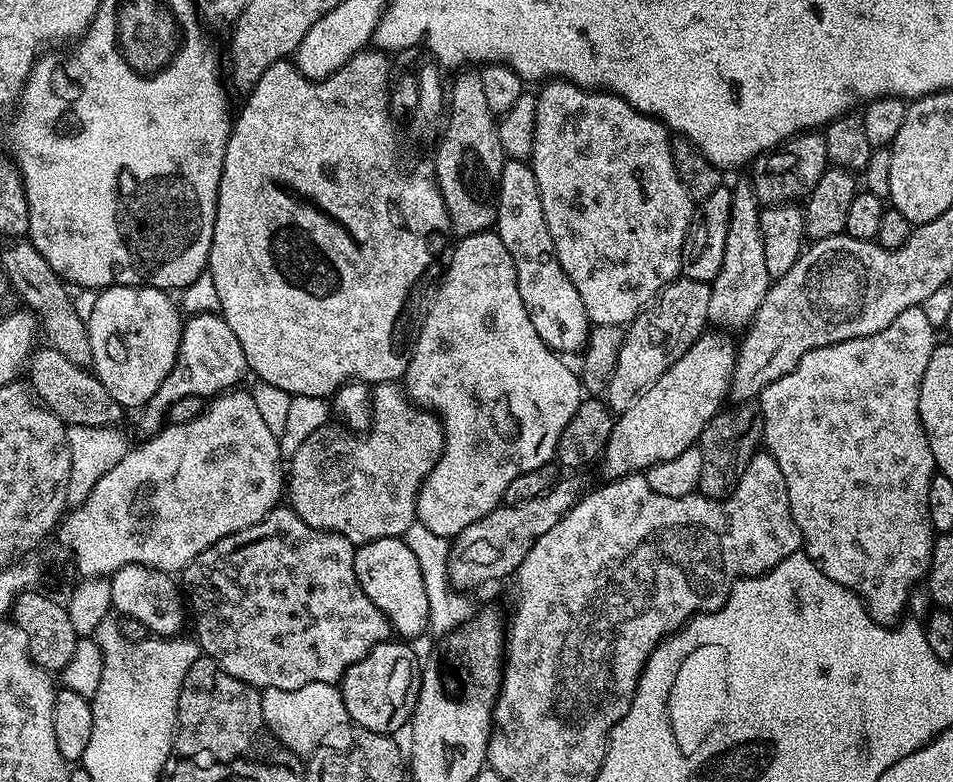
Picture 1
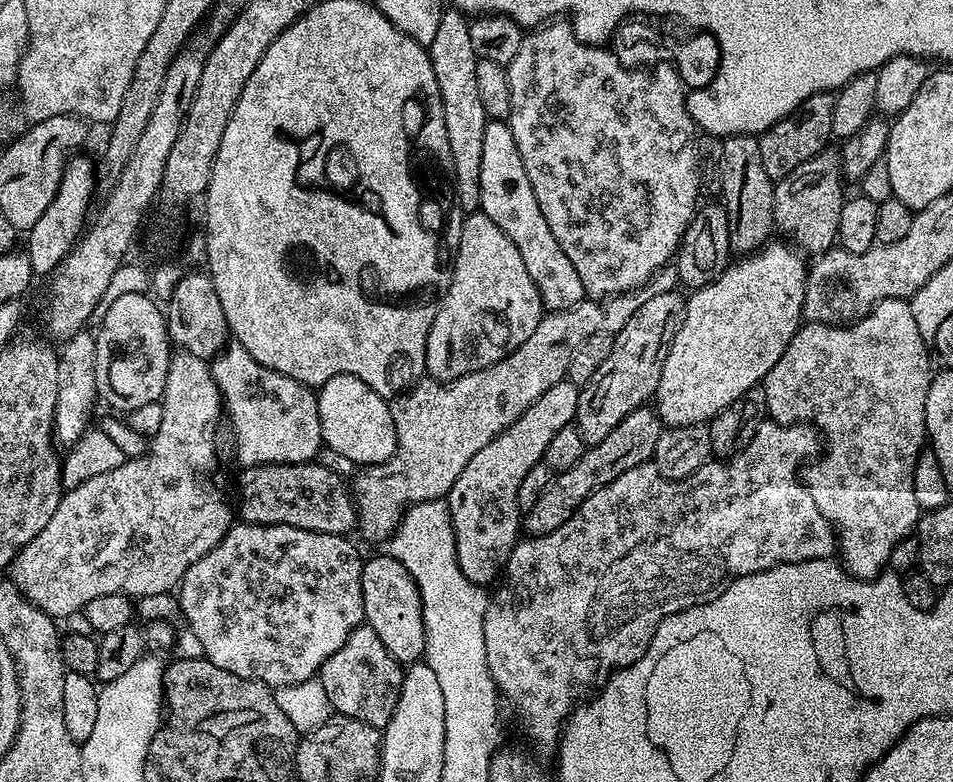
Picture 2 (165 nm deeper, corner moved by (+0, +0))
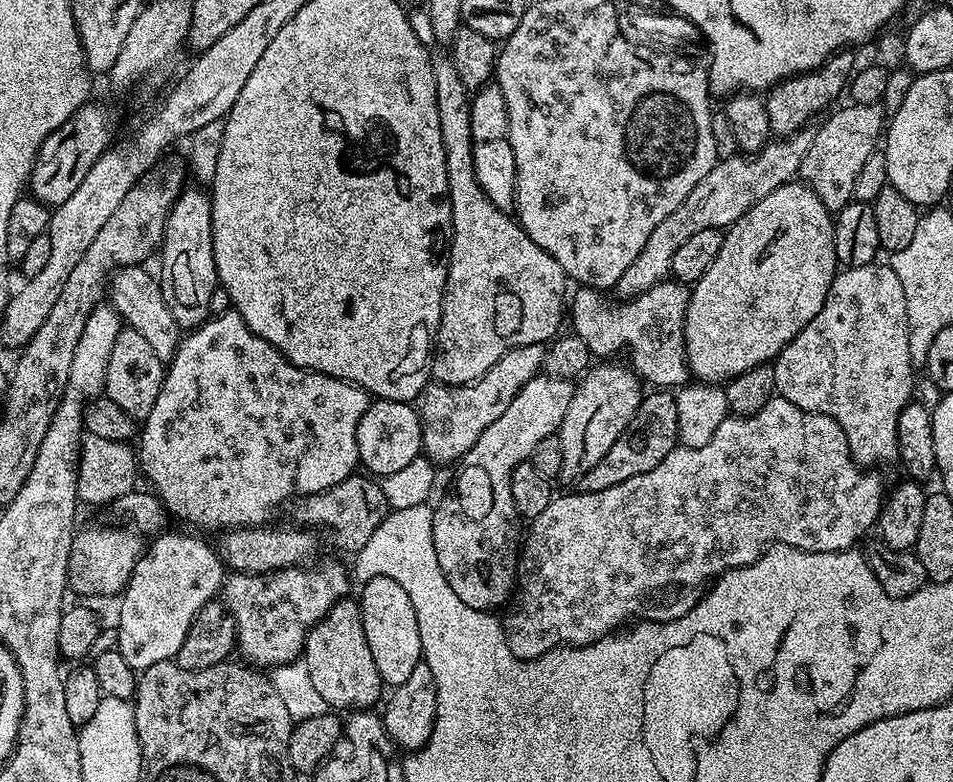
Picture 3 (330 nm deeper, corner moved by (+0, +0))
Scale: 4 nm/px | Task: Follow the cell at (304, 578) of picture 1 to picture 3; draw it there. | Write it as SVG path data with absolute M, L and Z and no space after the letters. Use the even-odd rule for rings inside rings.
M328 560L325 564L315 564L283 568L277 572L263 574L233 571L225 579L222 603L236 623L236 646L239 655L244 655L245 657L241 657L249 665L260 670L271 670L297 659L304 651L304 643L312 627L322 618L326 618L326 614L336 603L349 595L349 569L347 572L336 560Z

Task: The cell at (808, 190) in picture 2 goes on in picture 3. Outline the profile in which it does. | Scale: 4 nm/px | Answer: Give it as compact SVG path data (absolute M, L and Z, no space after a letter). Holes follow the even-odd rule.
M845 104L845 108L837 107L820 130L815 131L810 150L806 150L806 158L802 158L798 173L799 179L806 182L814 194L818 194L822 206L826 206L833 214L853 203L854 181L866 158L877 151L886 132L886 113L880 104Z

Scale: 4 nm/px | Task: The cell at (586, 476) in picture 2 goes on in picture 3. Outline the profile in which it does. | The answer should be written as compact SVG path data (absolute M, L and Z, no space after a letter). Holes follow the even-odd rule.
M652 390L644 397L640 409L634 414L630 426L610 446L610 454L594 466L594 470L586 470L586 474L578 481L579 491L597 492L607 490L610 486L618 486L626 482L626 478L638 478L638 474L646 474L670 454L670 450L677 447L678 441L678 406L675 395L668 390Z

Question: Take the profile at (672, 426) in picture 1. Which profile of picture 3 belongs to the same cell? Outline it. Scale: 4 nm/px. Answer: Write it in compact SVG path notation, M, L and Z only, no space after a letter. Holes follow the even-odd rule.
M804 182L778 186L770 194L766 194L766 198L759 200L749 212L742 214L742 218L738 218L738 222L734 222L728 227L724 232L722 250L718 250L718 258L714 258L714 262L710 262L710 270L706 270L706 274L702 274L700 281L691 285L690 288L686 322L684 323L684 341L686 342L688 370L697 381L720 386L754 366L775 361L781 350L808 325L810 318L814 318L814 314L818 314L818 310L822 310L822 302L826 302L826 294L838 271L834 238L832 237L833 227L833 213L829 212L826 206L822 206L818 194L814 194L814 190Z

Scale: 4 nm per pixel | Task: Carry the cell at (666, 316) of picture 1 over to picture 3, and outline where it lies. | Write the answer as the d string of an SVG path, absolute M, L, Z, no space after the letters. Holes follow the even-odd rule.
M600 362L589 367L573 387L570 406L566 406L566 418L562 418L558 433L562 442L561 481L578 482L584 477L586 470L594 470L594 466L598 466L598 462L602 462L602 458L610 454L610 446L618 442L644 401L646 392L640 377L627 363L612 363L616 362Z

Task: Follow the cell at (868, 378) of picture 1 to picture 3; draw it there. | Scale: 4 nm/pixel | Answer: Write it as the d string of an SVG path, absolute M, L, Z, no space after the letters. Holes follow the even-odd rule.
M877 262L858 266L857 268L844 268L837 271L836 277L832 279L830 290L826 294L826 302L822 302L822 310L810 318L810 322L801 332L795 336L776 357L772 364L774 370L774 382L776 383L776 392L794 406L798 406L807 412L821 412L838 422L846 434L846 442L850 446L850 454L857 464L865 469L872 470L875 464L888 464L895 461L898 457L898 414L913 399L912 396L912 340L908 330L908 303L906 302L906 293L902 291L902 282L898 279L898 274L893 270L891 263Z

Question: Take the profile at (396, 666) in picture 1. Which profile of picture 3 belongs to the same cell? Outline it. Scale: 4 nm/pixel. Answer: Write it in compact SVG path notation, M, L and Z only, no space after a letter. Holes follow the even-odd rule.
M355 599L340 600L328 611L326 618L312 627L304 643L302 659L306 670L310 670L314 687L322 694L329 709L372 710L385 695L386 685L378 674L378 666L374 666L374 654L370 654L370 642L366 642L360 606Z

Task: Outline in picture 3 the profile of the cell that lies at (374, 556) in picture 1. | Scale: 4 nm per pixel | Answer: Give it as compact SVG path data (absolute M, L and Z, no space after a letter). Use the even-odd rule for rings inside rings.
M375 576L363 581L364 588L358 595L360 613L362 614L362 630L366 630L366 642L370 642L370 654L374 654L374 666L378 666L378 674L384 679L385 685L395 686L410 678L414 666L422 662L420 639L418 638L418 618L414 618L414 606L410 606L410 598L406 598L406 590L394 582L394 578Z

